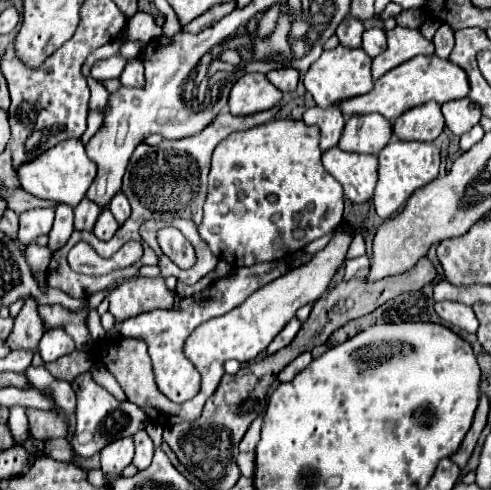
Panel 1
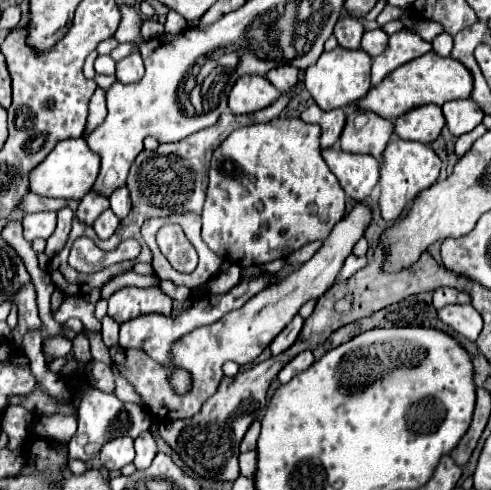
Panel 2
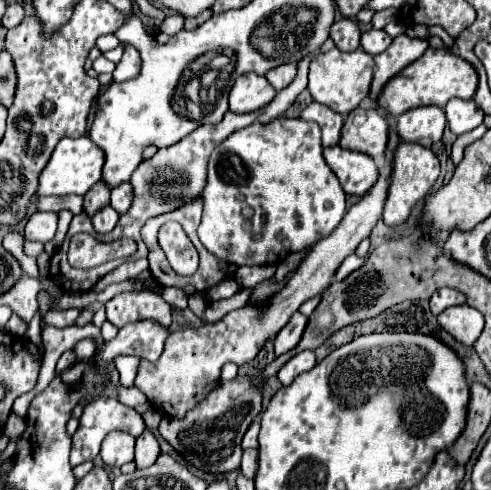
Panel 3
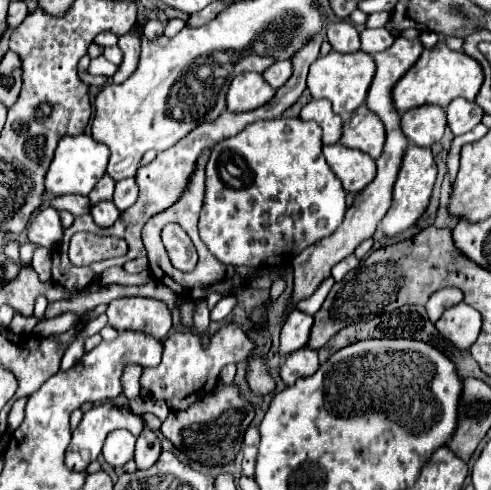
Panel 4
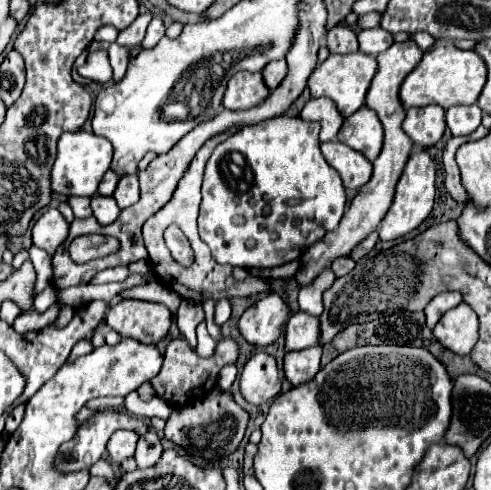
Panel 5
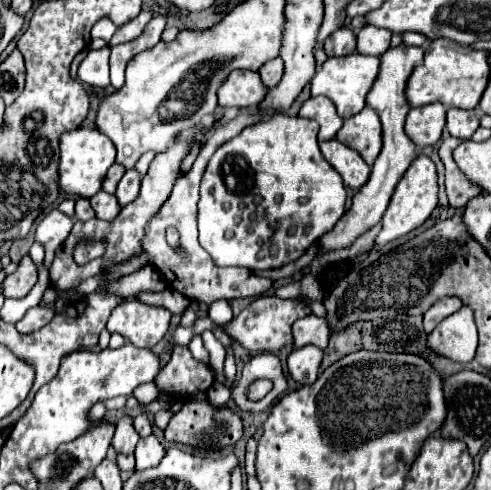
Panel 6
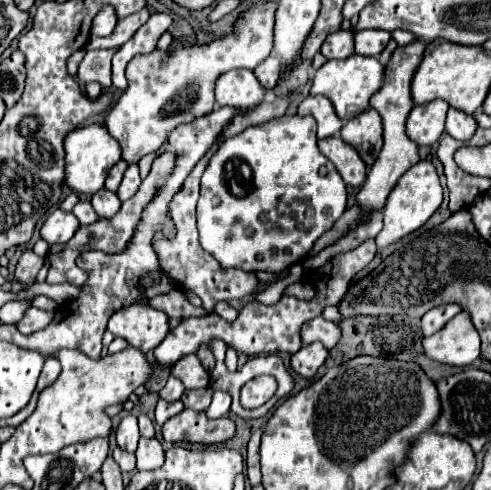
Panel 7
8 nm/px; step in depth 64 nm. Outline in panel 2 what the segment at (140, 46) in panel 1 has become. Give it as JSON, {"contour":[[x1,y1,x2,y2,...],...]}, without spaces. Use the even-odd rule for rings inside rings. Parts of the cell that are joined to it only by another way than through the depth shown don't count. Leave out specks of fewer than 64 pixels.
{"contour":[[120,43,116,47,116,50,112,50,112,52,110,52,110,56,112,56,112,58,114,58,114,60,117,62,130,55,132,52,137,52,136,44]]}

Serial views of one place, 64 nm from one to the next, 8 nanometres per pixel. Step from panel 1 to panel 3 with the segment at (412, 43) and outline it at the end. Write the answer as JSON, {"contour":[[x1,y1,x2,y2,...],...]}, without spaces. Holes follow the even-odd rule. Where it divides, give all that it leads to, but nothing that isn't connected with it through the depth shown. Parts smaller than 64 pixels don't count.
{"contour":[[400,34,392,40,392,44,384,50,382,56,374,56,376,72,370,88,370,98,376,102,376,96,380,96,382,88,388,84,390,78,394,78,398,72,402,72,408,64,418,60,424,50,428,48,426,40,420,38,408,38,406,34]]}

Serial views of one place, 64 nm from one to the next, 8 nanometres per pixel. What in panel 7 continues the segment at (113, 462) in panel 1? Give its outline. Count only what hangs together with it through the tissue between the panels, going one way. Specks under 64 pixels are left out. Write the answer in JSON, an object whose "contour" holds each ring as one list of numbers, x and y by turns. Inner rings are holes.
{"contour":[[128,414,118,430,116,430,116,442,122,450,128,450,128,452,136,452,136,446,138,446,138,440,140,440,140,434,138,434,138,420,136,420,136,414]]}

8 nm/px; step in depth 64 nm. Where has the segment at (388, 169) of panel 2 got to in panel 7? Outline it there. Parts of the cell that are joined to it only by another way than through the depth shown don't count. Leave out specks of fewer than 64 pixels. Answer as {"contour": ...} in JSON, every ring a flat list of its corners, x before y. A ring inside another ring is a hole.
{"contour":[[422,160,422,162,414,164,408,172,404,172,404,176,398,180,398,184,392,188,392,192,390,192,390,196,386,200,384,228,376,236,376,246,386,248,388,244,394,244,400,238,408,236,410,232,418,230,440,208,440,204,442,204,442,186,440,186,436,168,428,160]]}

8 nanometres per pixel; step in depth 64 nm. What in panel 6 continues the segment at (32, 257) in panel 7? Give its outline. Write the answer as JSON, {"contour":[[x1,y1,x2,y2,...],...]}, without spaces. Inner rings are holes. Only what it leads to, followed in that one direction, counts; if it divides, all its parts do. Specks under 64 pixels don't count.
{"contour":[[26,254,20,262,18,262,18,268,14,274,10,274,6,280,4,280,4,286,2,286,2,292,6,298,24,298,32,286,36,284,38,280,38,268,36,264,32,262,32,258]]}

